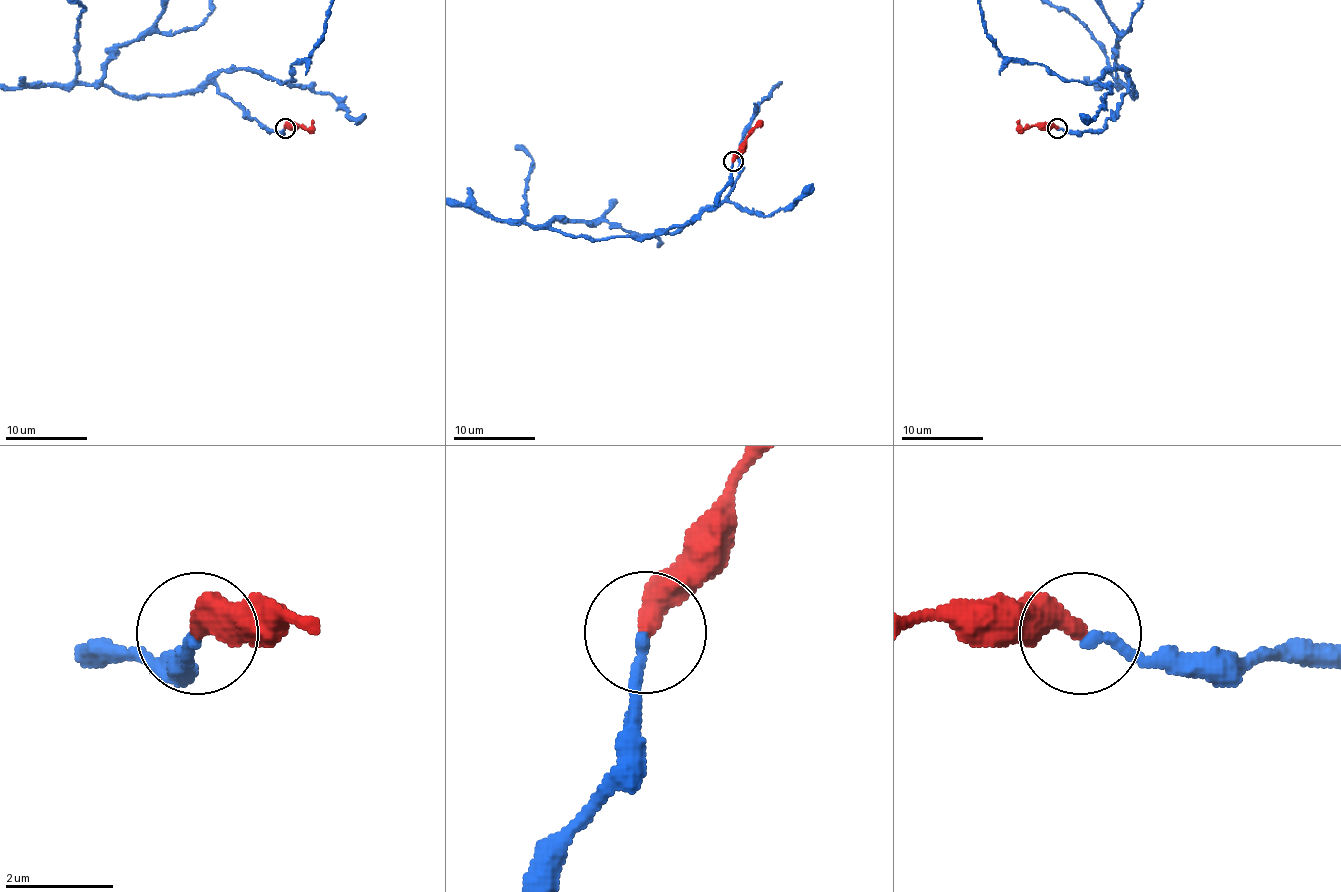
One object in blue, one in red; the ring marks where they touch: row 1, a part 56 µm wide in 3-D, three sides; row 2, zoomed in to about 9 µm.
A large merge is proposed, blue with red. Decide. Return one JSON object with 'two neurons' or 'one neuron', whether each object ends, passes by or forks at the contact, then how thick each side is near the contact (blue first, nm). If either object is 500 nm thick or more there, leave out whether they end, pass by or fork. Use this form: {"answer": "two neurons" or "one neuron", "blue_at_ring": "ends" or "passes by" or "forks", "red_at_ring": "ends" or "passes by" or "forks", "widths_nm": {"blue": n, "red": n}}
{"answer": "one neuron", "blue_at_ring": "ends", "red_at_ring": "ends", "widths_nm": {"blue": 220, "red": 440}}

